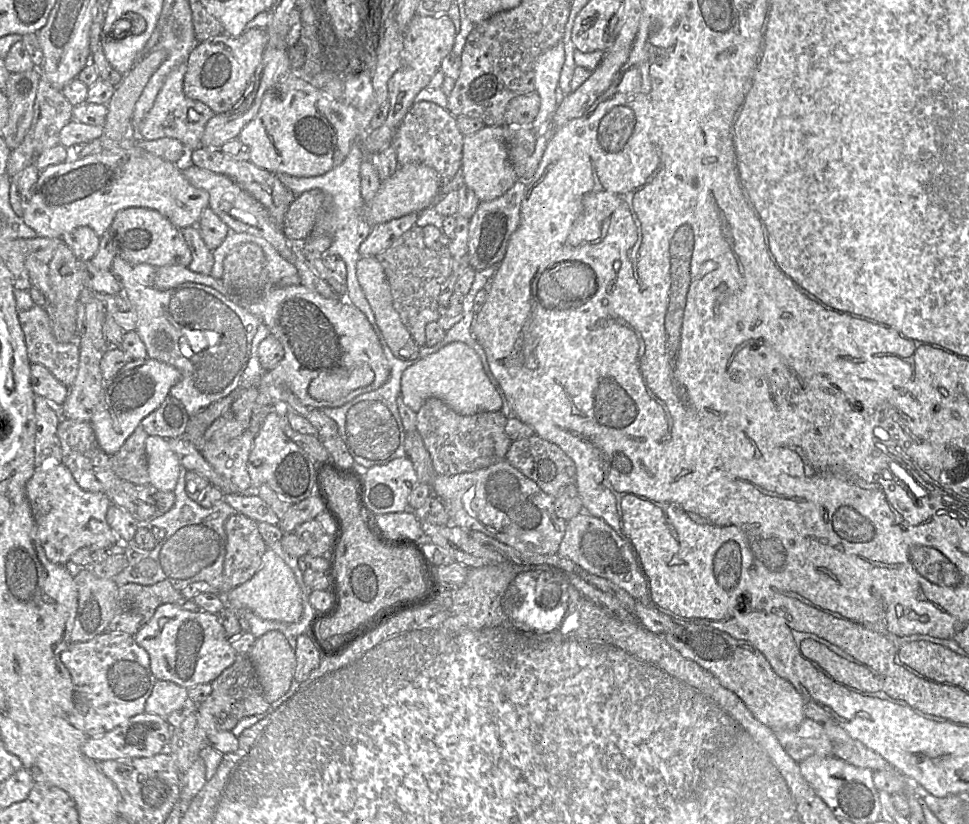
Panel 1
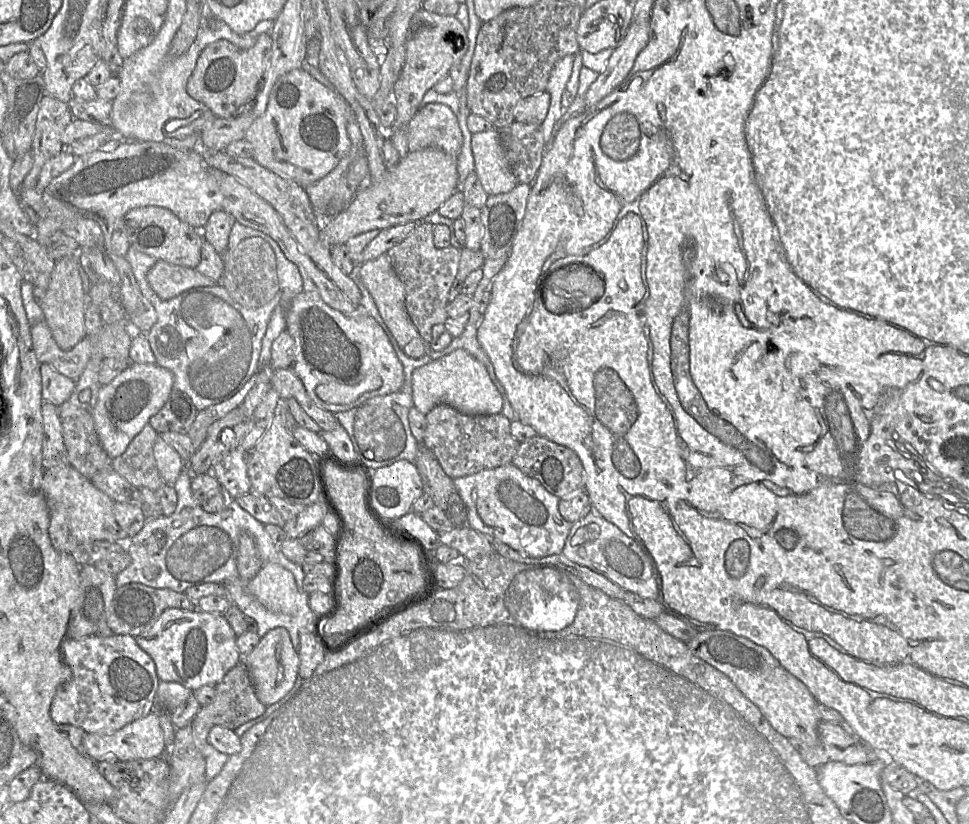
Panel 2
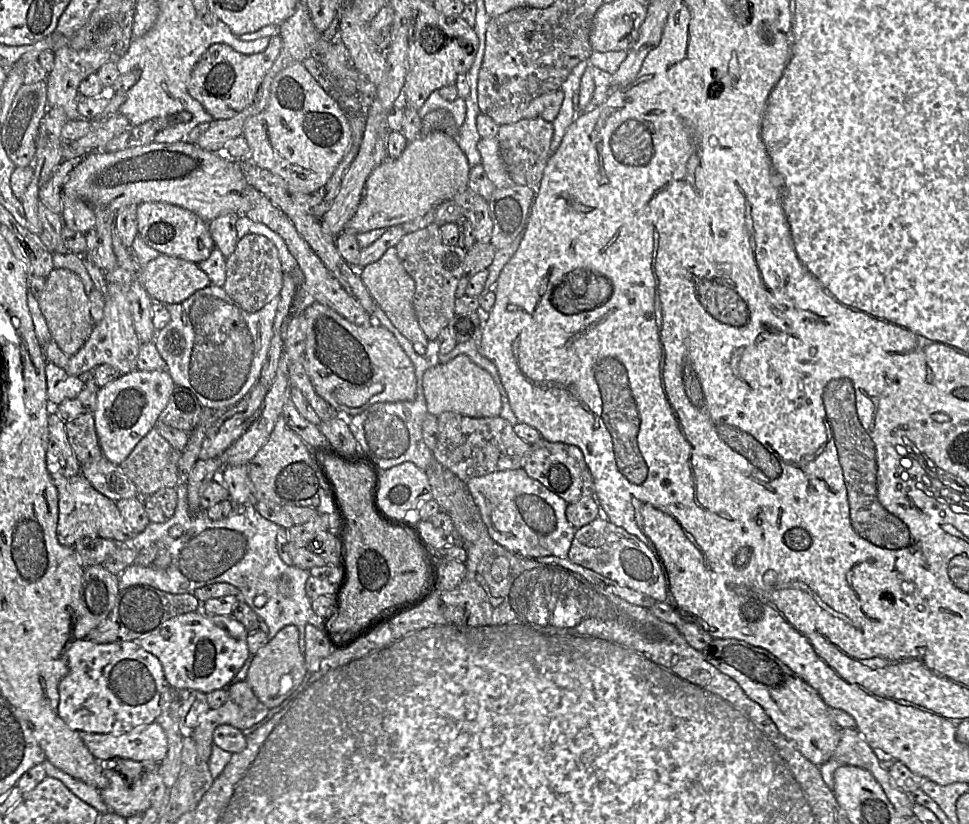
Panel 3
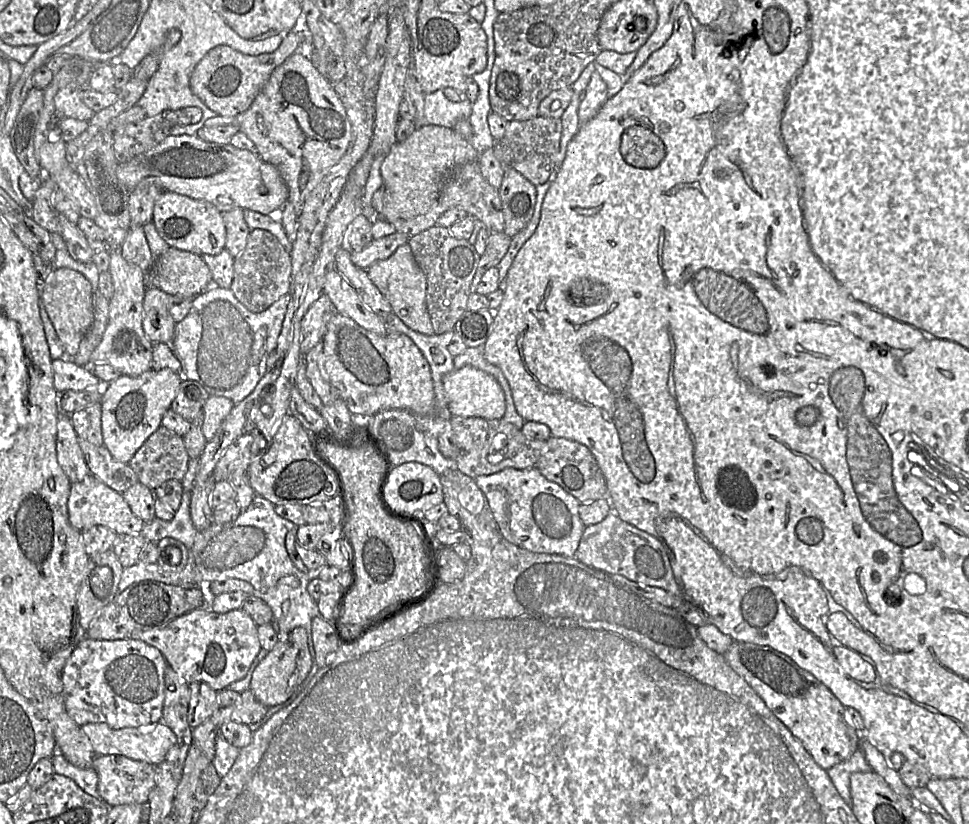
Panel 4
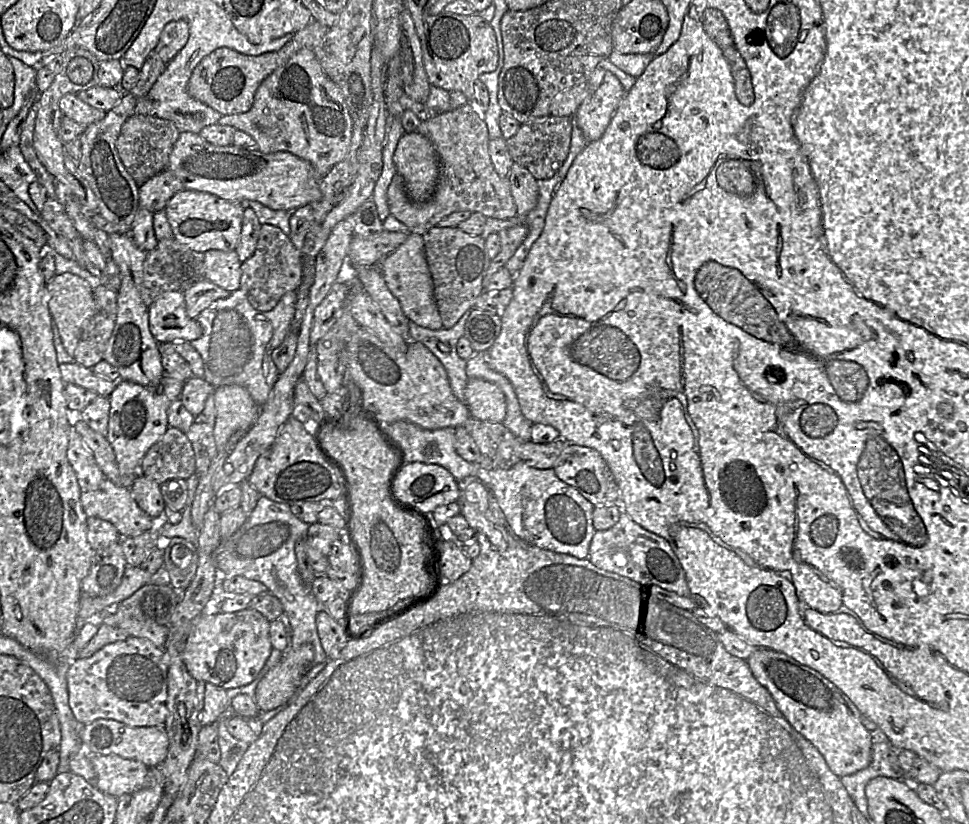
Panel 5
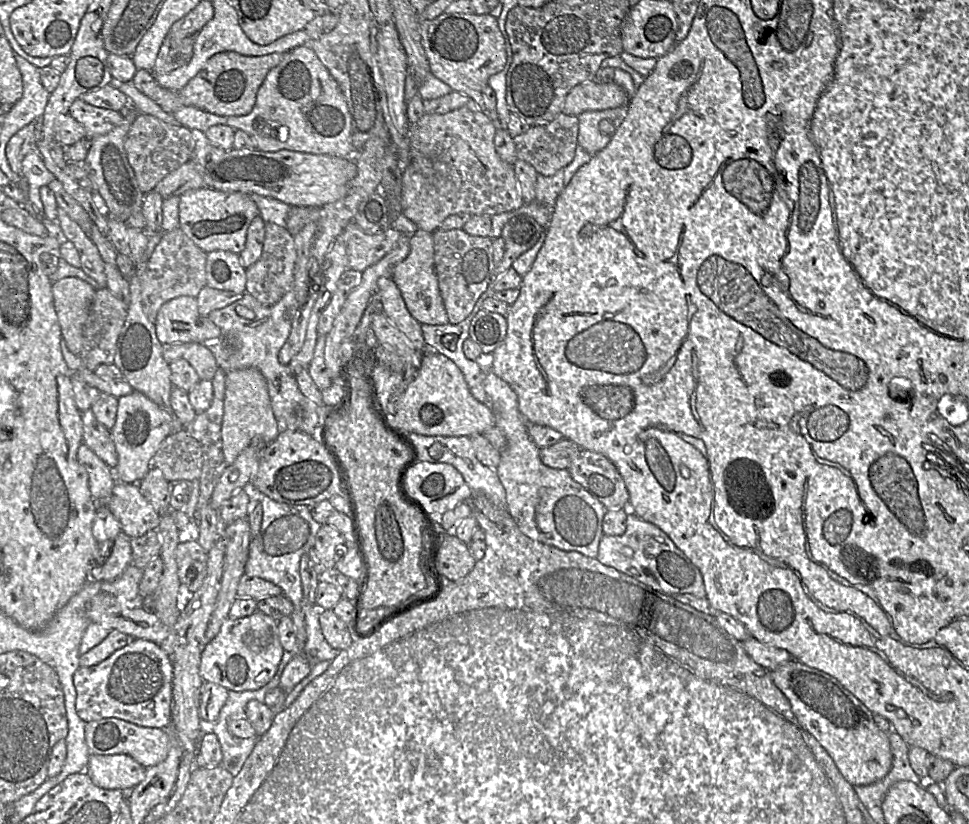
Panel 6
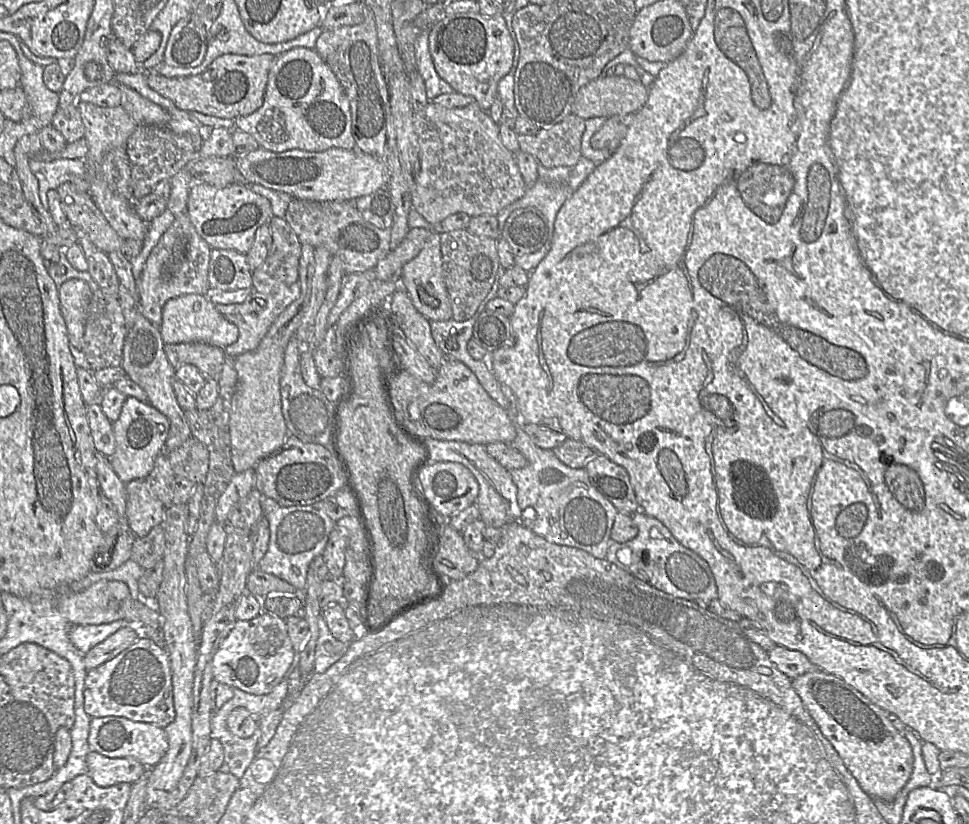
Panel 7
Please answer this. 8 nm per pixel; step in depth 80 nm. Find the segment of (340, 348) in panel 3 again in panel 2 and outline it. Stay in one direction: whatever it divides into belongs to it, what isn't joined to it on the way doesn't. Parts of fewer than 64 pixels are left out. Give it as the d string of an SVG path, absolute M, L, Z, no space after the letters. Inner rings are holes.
M302 291L289 304L285 318L286 331L294 340L294 360L291 368L318 407L333 414L348 411L369 398L392 394L402 387L403 366L387 335L362 306L357 306L352 314L346 315L328 306L316 294ZM372 372L381 378L381 386L377 390L363 393L351 404L328 403L319 398L315 392L318 385L331 382L357 385Z

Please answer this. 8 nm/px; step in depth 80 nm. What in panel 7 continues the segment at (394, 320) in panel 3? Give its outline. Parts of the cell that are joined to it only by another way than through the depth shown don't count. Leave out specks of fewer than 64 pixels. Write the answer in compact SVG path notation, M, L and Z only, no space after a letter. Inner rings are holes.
M432 232L420 253L403 266L400 287L407 292L414 307L425 318L430 321L448 321L452 319L452 308L444 280L440 236Z

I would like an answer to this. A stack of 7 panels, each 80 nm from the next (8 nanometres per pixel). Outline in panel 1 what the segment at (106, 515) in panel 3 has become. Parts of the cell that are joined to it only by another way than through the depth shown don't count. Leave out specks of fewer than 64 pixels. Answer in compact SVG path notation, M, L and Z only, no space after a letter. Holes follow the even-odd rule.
M45 460L35 468L25 490L37 527L37 537L47 559L54 564L70 566L70 557L80 548L109 547L119 543L119 540L106 521L111 505L107 495L83 490L62 462L53 461L57 460Z

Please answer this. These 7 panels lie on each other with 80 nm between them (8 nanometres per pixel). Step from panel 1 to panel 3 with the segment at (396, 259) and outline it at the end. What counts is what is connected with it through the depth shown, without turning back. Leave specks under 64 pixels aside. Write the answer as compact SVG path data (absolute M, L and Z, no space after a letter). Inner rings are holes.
M432 223L423 229L408 233L395 246L404 269L414 280L415 314L422 331L430 341L436 340L440 331L447 328L455 316L456 290L464 275L466 256L464 247L443 244L439 227Z

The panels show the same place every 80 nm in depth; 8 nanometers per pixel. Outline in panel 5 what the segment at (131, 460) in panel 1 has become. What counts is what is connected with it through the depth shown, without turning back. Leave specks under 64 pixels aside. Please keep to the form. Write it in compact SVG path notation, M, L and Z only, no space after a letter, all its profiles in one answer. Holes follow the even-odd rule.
M168 427L144 455L139 474L162 484L169 479L186 480L195 470L195 454L186 434Z

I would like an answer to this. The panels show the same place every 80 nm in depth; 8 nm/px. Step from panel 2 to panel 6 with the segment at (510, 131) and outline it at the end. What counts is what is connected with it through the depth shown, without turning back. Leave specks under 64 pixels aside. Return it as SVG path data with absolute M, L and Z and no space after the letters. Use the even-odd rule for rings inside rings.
M563 113L547 124L530 126L526 132L513 138L517 158L532 165L538 174L552 176L572 162L578 145L578 131L578 117Z

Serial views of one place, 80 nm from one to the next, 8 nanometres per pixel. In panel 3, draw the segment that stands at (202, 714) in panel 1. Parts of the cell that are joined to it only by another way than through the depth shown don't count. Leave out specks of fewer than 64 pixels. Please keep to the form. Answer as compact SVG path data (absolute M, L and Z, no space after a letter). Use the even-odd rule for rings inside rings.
M245 680L231 683L227 692L226 702L218 708L210 708L200 718L197 726L189 731L199 755L206 762L211 756L213 733L218 726L228 724L244 730L263 720L269 711Z

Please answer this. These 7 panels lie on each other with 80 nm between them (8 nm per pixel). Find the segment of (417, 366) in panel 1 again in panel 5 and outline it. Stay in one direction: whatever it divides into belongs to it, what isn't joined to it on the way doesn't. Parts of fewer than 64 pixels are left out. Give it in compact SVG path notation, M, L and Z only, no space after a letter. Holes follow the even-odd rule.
M468 378L463 401L467 405L470 418L502 423L506 416L506 398L503 391L495 384L477 378Z

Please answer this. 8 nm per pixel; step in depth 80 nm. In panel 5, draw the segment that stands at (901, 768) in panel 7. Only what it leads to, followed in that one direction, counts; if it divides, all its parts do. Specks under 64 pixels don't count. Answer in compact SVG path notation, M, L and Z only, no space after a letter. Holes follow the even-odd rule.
M770 648L756 649L746 662L757 681L769 691L783 716L819 750L837 776L854 774L870 764L875 735L865 726L858 708L830 680Z

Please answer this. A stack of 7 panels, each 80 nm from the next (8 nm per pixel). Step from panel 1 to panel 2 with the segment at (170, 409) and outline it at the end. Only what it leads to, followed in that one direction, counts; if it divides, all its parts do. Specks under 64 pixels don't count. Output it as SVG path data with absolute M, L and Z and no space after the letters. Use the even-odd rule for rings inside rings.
M172 389L165 405L150 418L148 424L158 434L171 431L188 435L197 413L197 408L186 393Z

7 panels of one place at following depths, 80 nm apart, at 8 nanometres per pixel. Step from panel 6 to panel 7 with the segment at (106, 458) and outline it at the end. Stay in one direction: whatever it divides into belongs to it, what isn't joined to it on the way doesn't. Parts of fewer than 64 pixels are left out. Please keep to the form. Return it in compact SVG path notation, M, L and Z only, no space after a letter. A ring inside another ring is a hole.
M99 403L87 405L87 419L96 451L111 457L115 451L113 423L103 413Z

